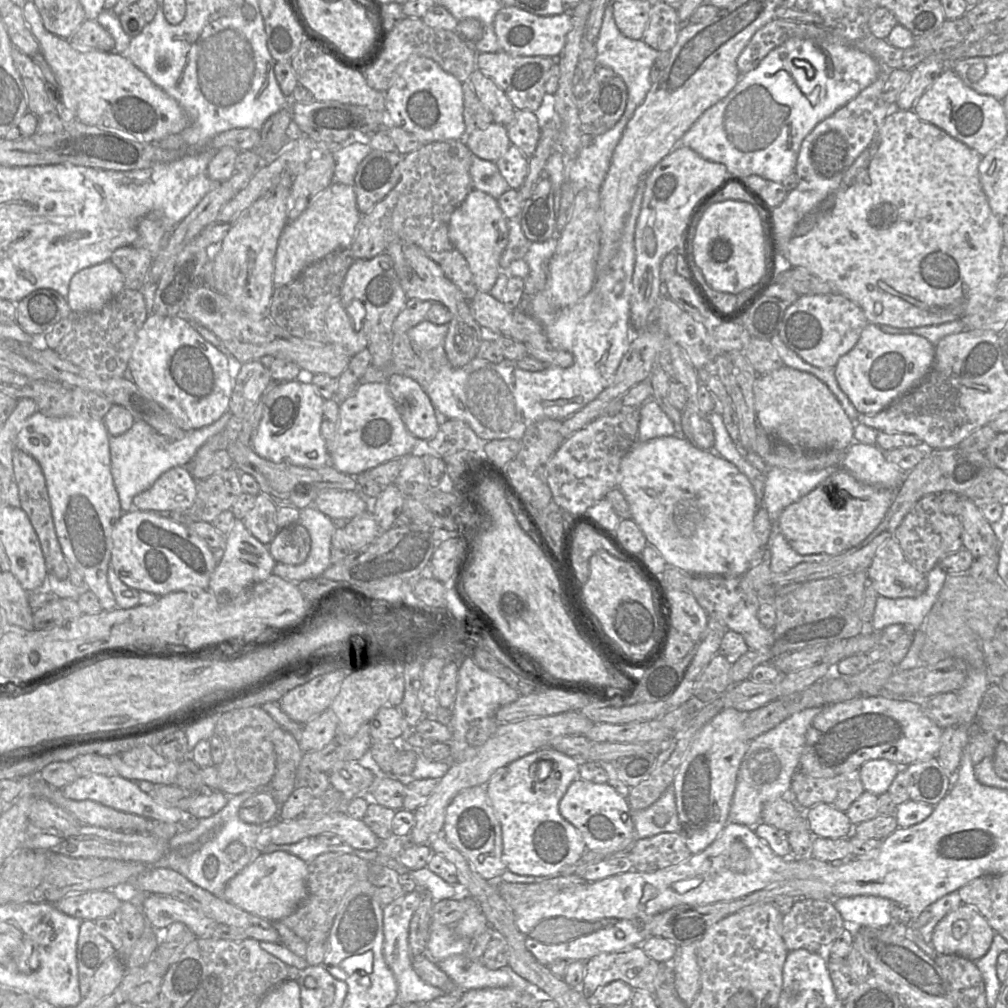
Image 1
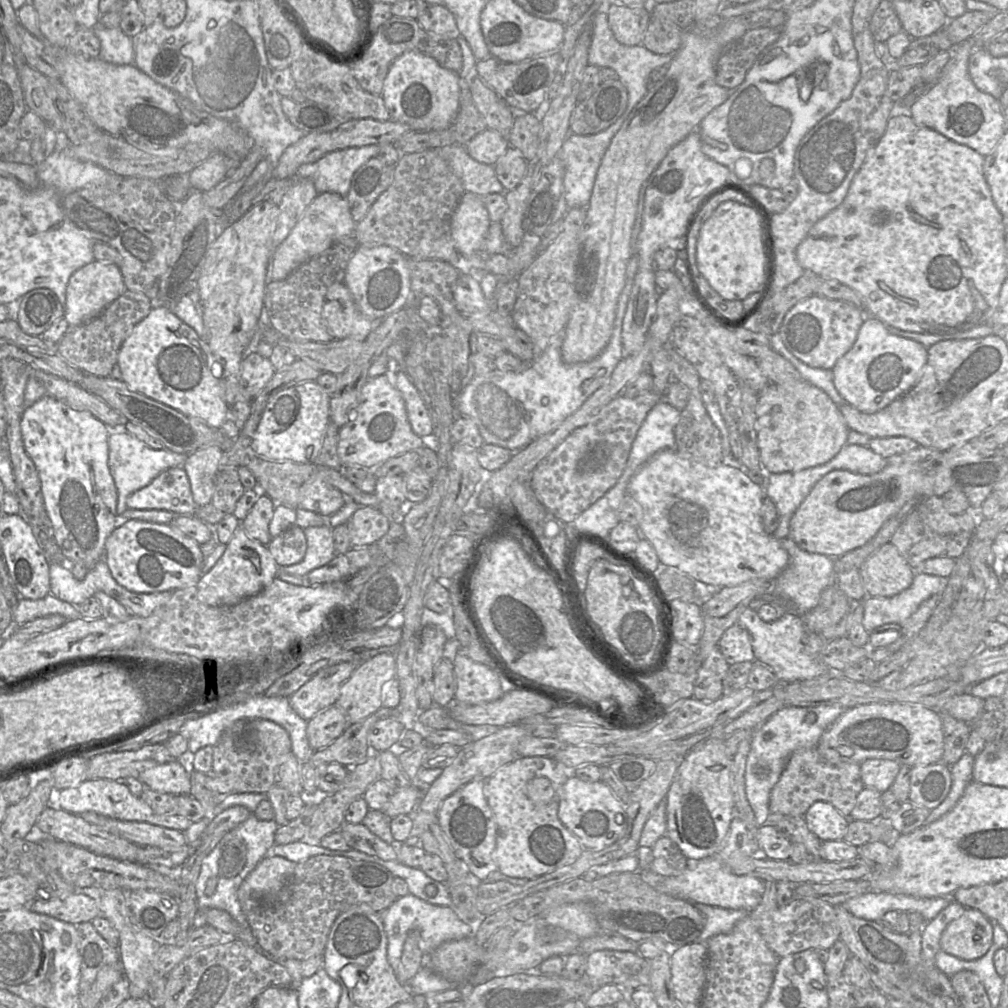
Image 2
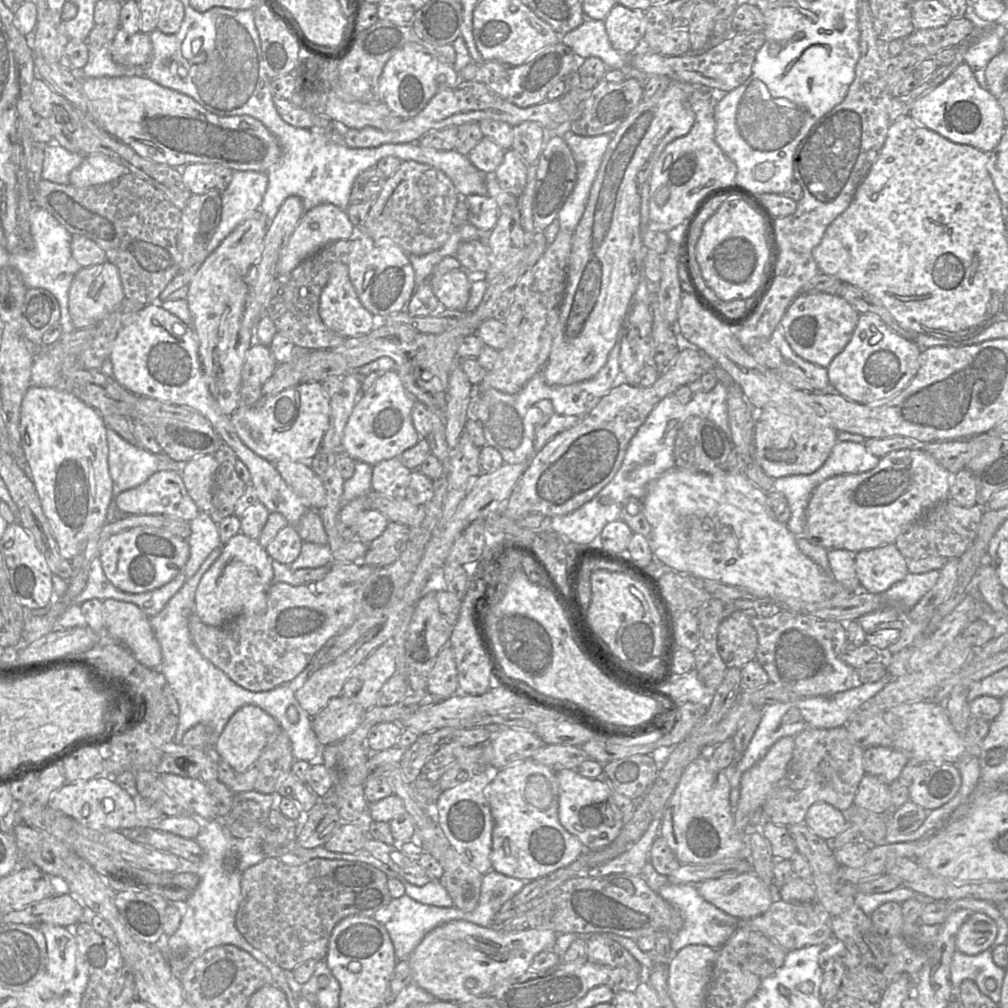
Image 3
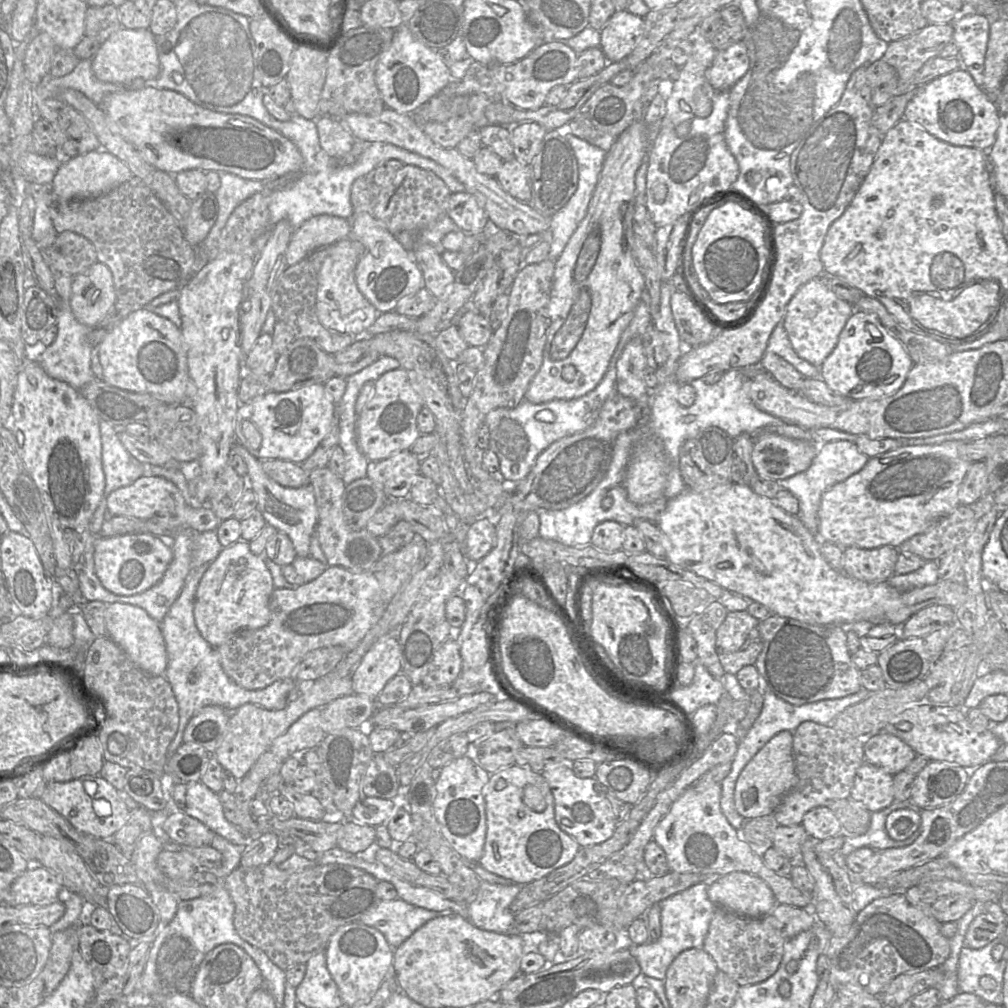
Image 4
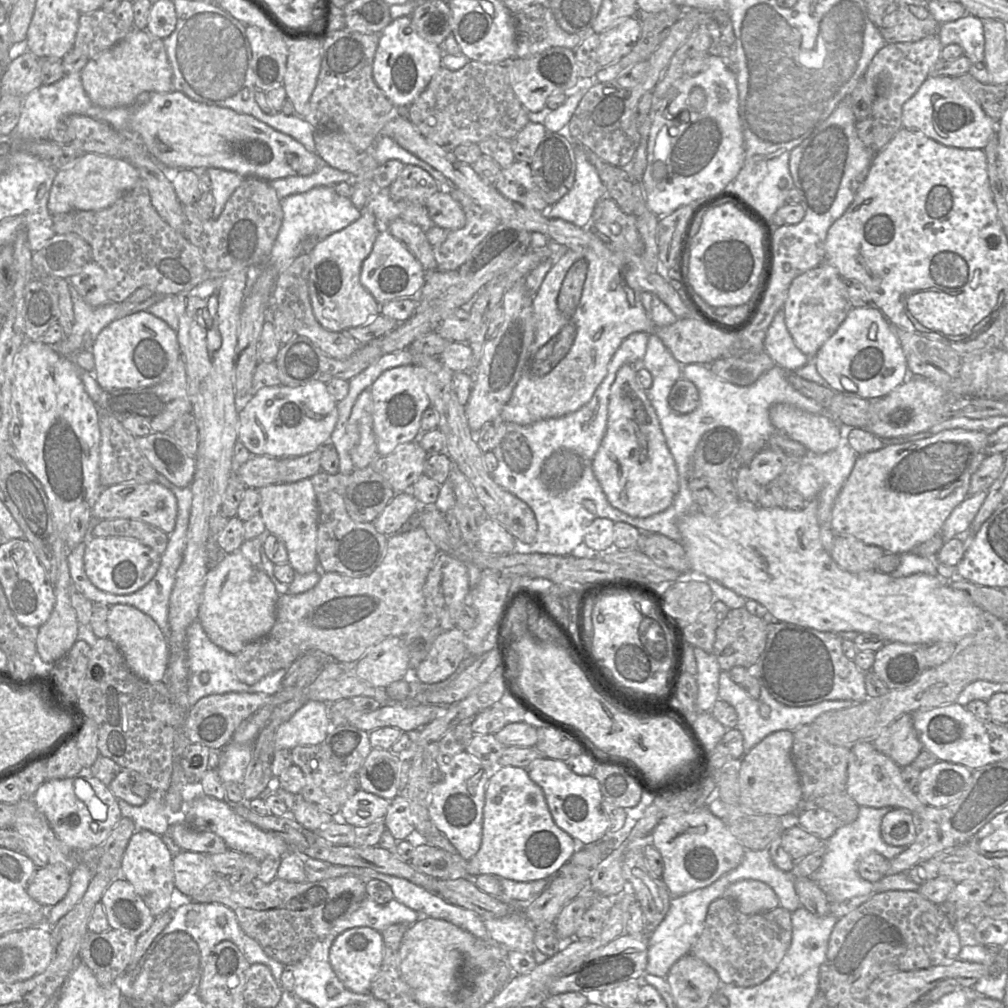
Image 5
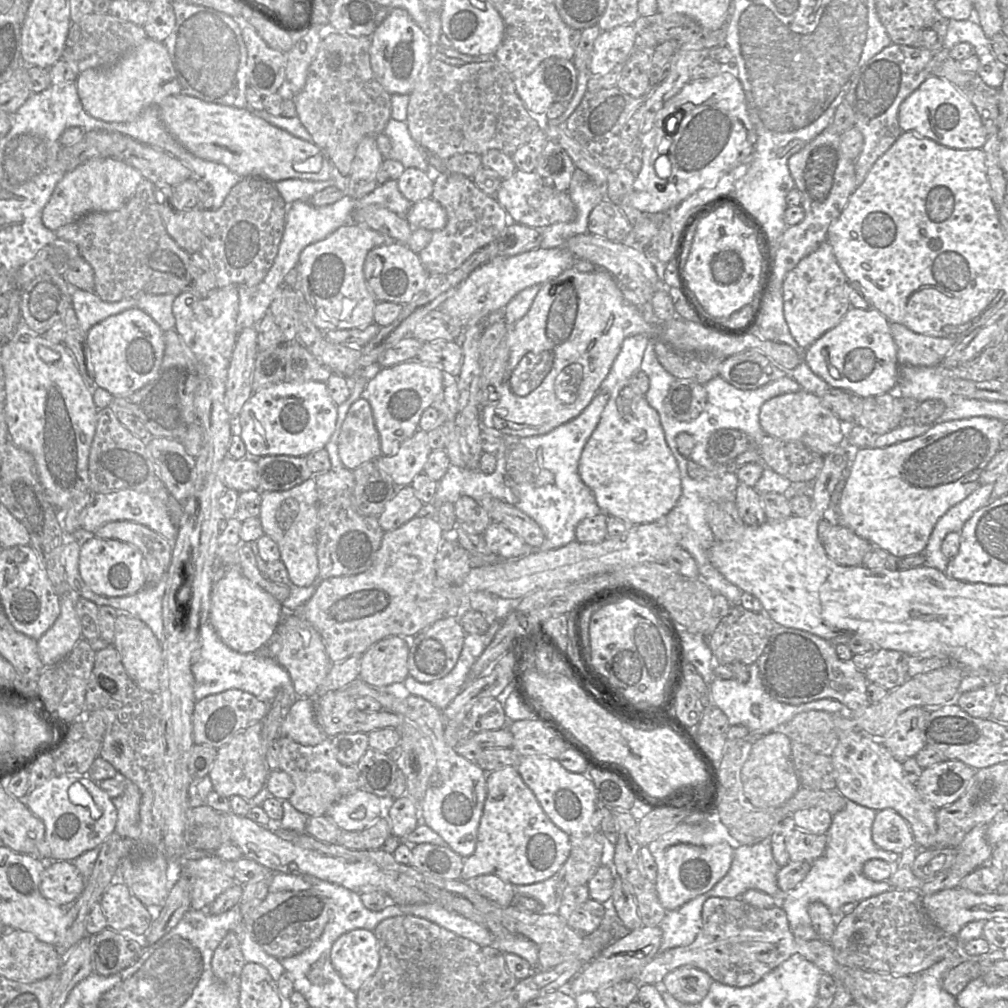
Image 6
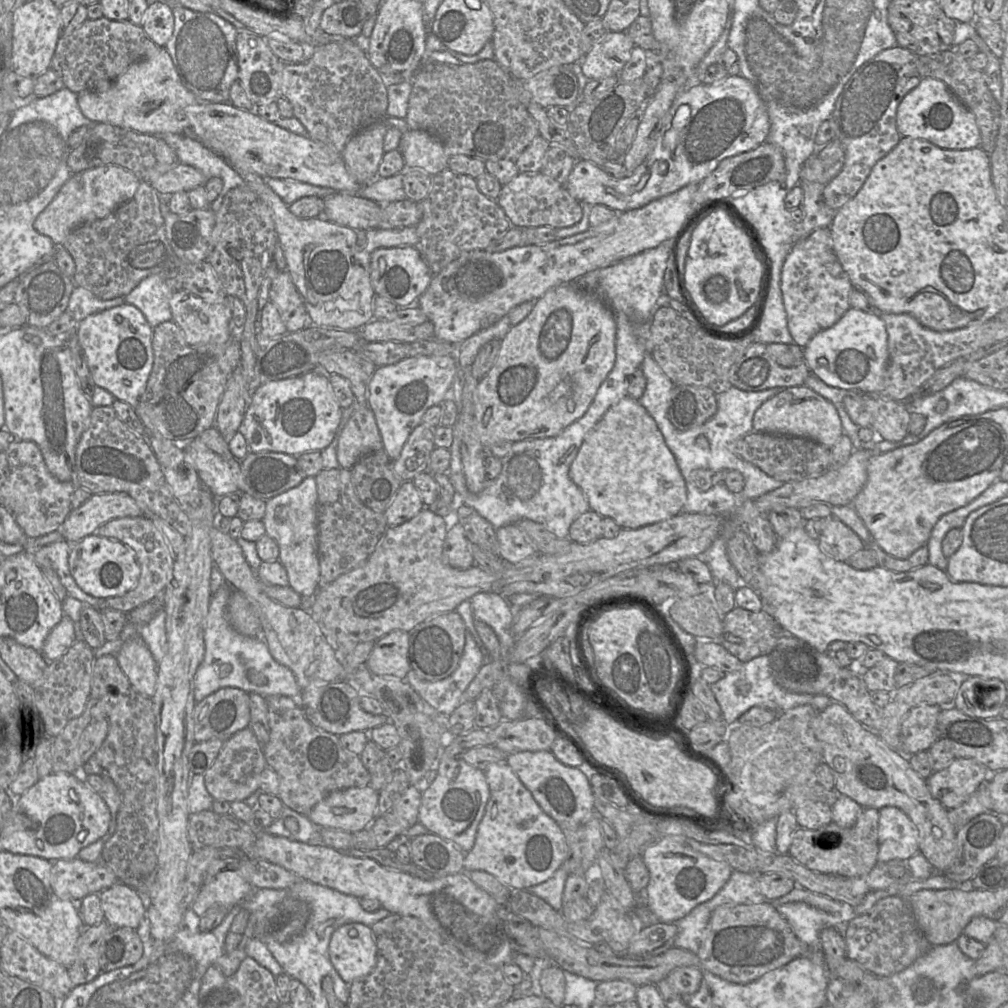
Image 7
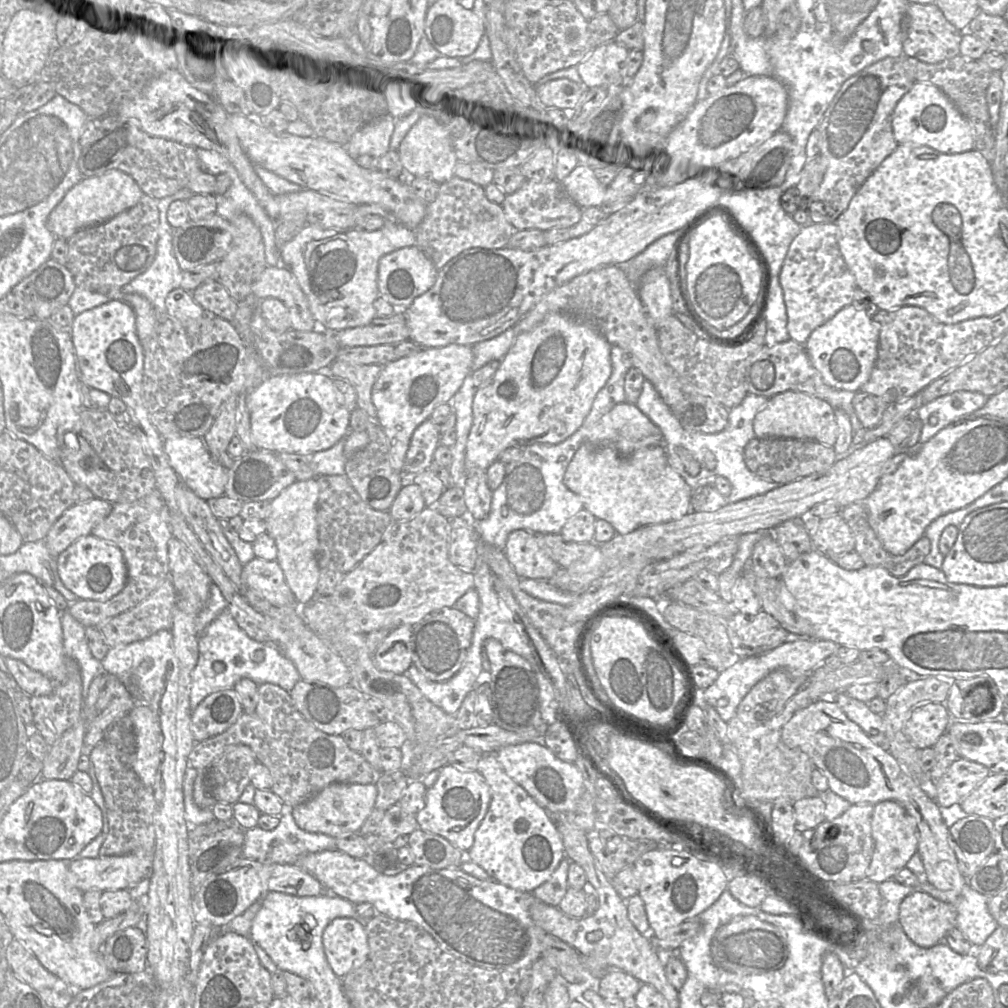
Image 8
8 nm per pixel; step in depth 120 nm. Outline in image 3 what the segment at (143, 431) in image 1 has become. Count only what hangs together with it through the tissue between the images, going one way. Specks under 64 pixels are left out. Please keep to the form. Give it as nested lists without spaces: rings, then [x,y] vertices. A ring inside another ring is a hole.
[[[106,428],[106,438],[107,462],[113,485],[106,523],[111,523],[115,520],[116,497],[121,492],[144,483],[151,475],[159,471],[159,464],[157,455],[140,446],[130,444],[110,428]]]

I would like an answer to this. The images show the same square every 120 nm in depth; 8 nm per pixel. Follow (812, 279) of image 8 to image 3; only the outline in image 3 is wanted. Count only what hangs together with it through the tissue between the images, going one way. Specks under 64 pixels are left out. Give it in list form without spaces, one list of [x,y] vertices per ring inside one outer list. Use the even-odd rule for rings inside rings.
[[[799,293],[788,306],[780,325],[792,351],[802,359],[827,368],[849,343],[860,313],[838,295]]]

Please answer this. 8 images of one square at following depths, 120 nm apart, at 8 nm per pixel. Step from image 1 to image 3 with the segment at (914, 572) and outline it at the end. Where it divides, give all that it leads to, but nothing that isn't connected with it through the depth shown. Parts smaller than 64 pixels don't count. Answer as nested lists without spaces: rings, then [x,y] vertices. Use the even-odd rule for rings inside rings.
[[[893,543],[857,552],[854,556],[862,591],[882,594],[908,574],[908,560]]]

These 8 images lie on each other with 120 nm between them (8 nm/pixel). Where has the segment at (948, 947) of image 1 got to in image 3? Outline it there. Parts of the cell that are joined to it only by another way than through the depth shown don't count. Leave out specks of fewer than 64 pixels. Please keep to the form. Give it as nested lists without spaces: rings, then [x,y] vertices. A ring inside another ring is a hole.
[[[973,912],[957,933],[956,949],[966,955],[977,955],[994,943],[997,932],[997,924],[992,918]]]

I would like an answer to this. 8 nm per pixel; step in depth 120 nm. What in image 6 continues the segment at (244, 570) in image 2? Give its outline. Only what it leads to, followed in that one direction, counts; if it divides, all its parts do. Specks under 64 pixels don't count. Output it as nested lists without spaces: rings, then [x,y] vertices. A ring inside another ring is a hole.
[[[228,567],[223,578],[213,584],[209,622],[221,641],[238,653],[252,653],[265,647],[285,613],[282,603],[246,578],[239,567]]]

